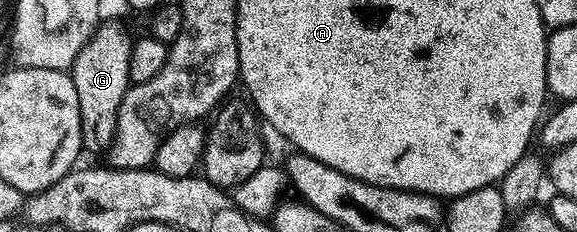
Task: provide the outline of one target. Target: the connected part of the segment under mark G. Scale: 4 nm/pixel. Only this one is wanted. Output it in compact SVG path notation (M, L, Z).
M101 21L90 40L78 52L70 75L77 88L78 107L81 112L83 149L92 154L103 155L116 141L118 112L122 96L126 96L130 85L130 52L133 39L128 38L120 22Z

